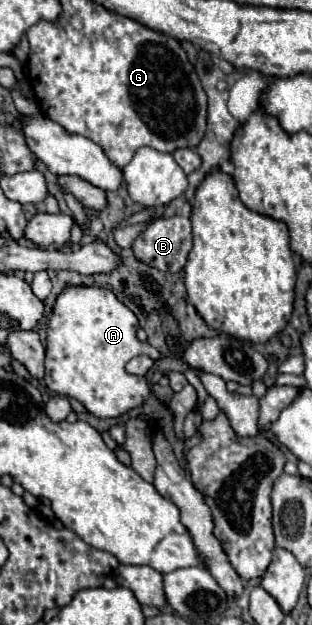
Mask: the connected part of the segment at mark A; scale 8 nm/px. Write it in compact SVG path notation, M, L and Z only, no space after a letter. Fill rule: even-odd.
M64 287L56 297L52 317L48 323L48 339L46 339L46 385L50 391L78 399L92 415L96 417L120 417L130 409L138 407L148 397L148 385L144 377L128 375L124 365L136 357L147 355L153 360L163 358L150 343L142 343L136 337L138 331L138 317L116 299L110 289L102 287Z

